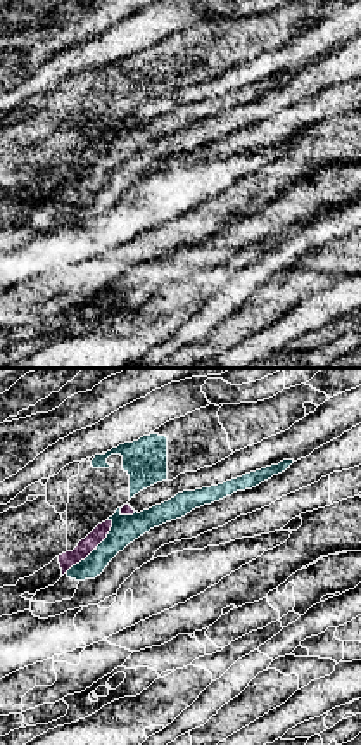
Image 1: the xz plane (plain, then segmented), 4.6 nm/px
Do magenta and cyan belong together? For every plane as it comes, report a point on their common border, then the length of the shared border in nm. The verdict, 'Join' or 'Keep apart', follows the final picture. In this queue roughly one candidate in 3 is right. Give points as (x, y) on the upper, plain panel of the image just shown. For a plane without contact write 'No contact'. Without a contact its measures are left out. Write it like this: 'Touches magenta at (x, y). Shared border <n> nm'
Touches magenta at (94, 161). Shared border 340 nm

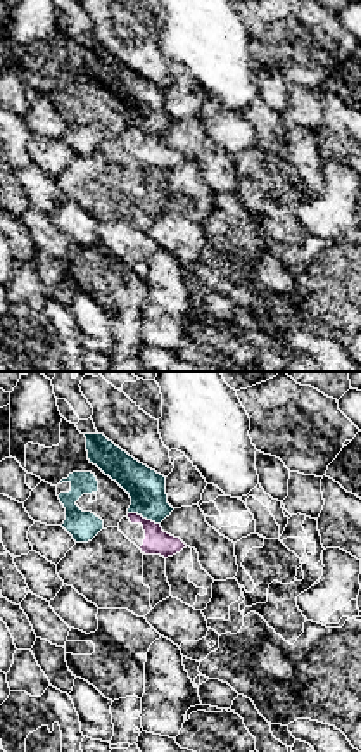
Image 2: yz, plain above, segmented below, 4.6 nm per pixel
Touches magenta at (142, 130). Shared border 160 nm

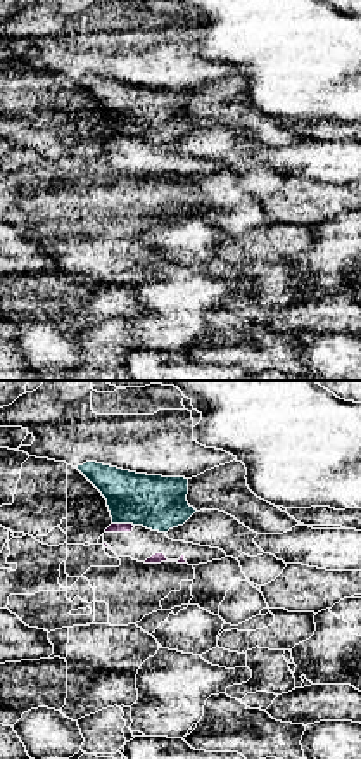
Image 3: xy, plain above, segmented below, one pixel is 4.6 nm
Touches magenta at (123, 137). Shared border 110 nm

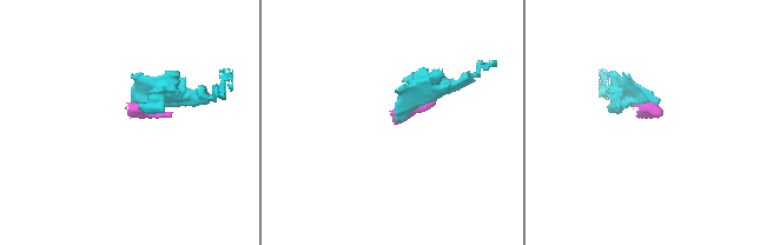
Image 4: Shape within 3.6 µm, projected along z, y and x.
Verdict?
Keep apart

